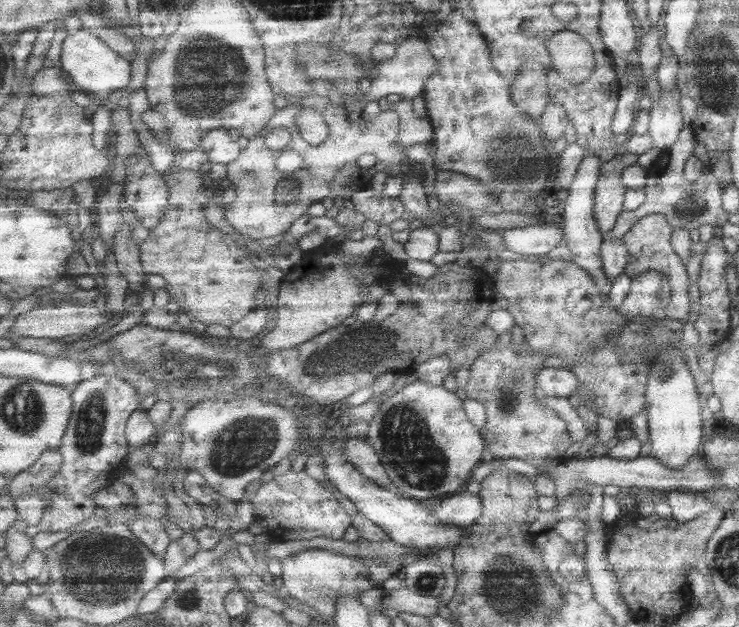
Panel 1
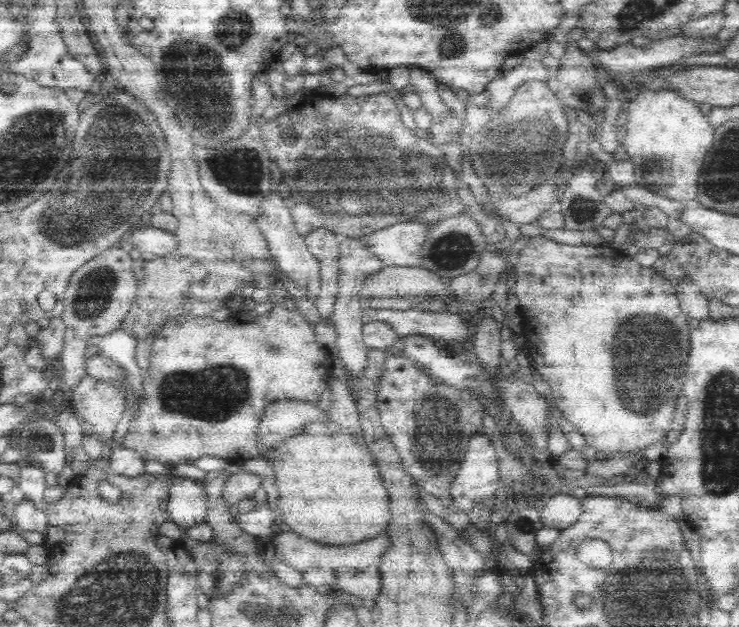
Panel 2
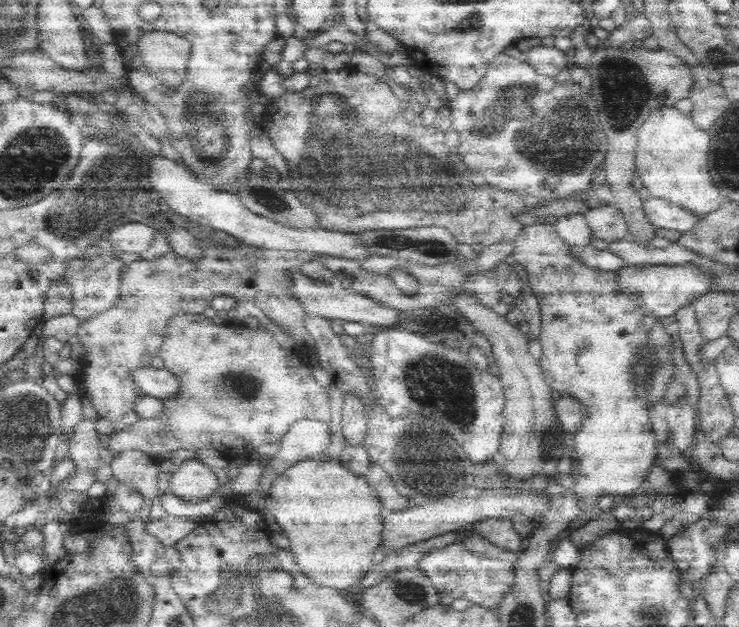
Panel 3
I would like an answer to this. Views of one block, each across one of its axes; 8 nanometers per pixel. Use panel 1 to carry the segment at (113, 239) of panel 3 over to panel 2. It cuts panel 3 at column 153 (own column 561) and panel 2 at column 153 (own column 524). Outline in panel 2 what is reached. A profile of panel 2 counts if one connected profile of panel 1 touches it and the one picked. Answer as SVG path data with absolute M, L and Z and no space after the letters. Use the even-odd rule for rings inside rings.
M154 226L134 230L130 240L134 244L134 250L138 248L144 256L152 256L152 258L172 256L180 248L180 240L176 232L166 232Z

